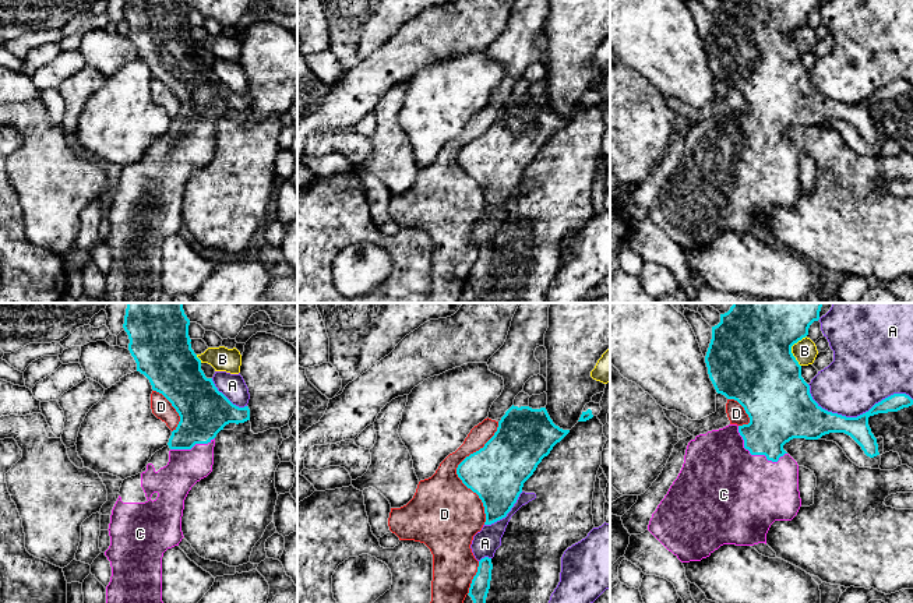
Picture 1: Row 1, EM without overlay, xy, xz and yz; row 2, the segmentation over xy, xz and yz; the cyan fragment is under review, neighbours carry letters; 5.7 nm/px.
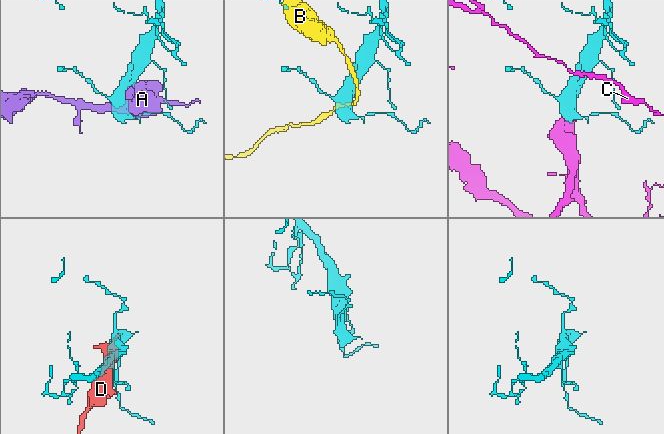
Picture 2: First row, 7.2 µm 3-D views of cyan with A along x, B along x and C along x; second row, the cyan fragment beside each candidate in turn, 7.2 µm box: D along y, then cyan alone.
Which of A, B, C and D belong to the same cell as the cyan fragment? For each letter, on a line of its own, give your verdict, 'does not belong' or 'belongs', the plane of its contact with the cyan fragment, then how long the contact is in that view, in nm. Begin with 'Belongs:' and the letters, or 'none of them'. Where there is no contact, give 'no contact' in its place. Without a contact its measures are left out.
Belongs: C
A: does not belong | yz | 600 nm
B: does not belong | yz | 190 nm
C: belongs | yz | 340 nm
D: does not belong | xz | 600 nm

